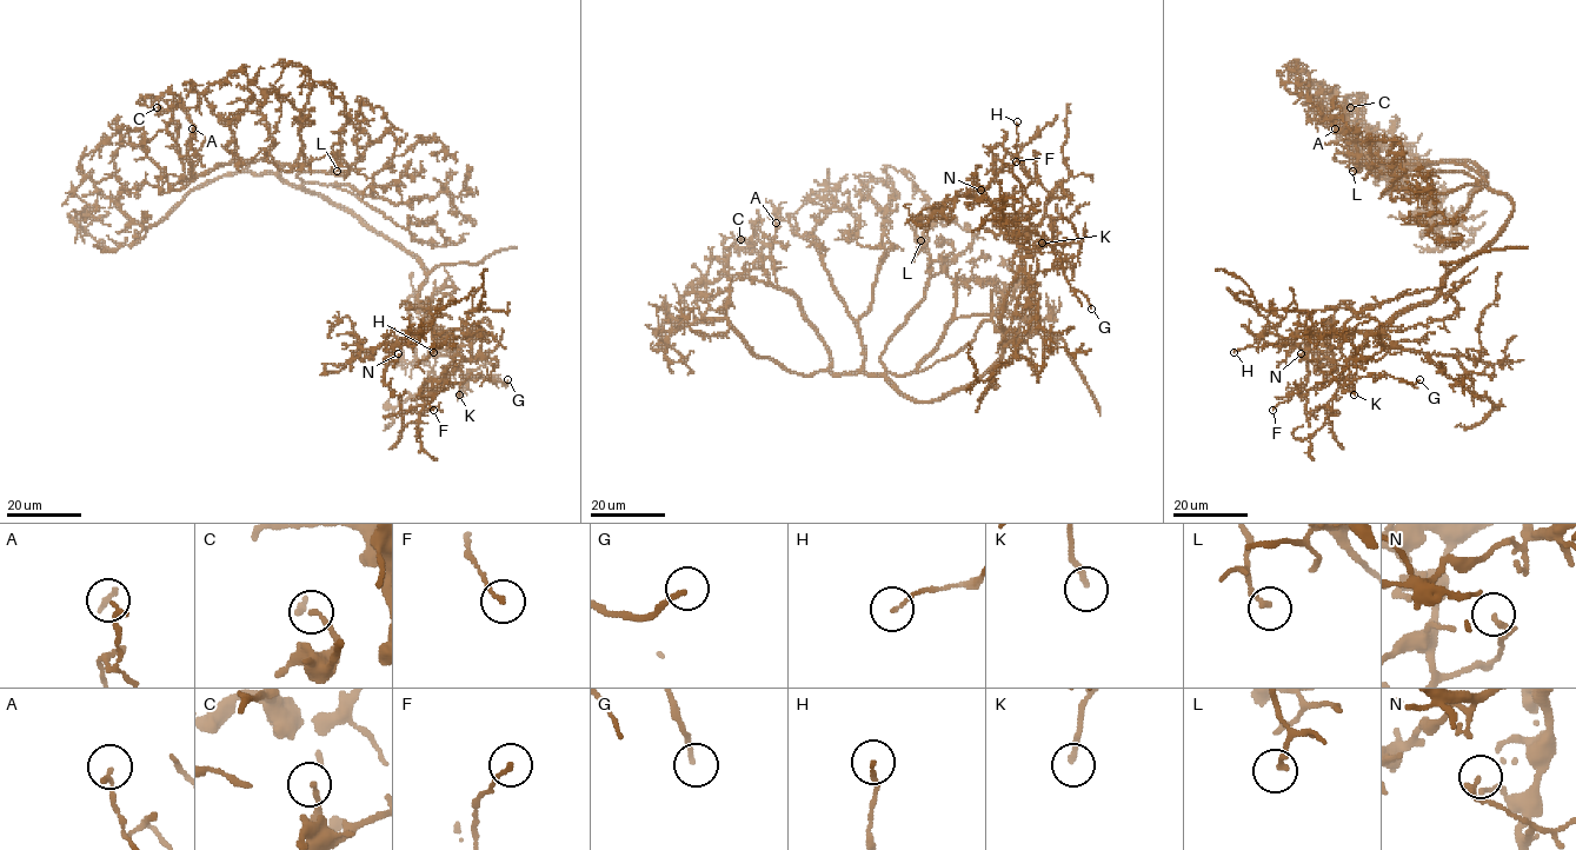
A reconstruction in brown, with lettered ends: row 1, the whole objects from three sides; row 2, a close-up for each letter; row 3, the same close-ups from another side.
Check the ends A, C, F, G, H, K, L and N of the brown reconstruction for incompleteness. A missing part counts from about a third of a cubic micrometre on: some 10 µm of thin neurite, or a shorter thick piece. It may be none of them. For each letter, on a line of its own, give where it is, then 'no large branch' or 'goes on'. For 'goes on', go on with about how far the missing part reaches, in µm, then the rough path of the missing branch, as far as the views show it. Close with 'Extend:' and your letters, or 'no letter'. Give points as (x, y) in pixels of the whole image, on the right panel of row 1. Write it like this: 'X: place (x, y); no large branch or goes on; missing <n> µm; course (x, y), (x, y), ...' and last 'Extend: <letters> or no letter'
A: place (1335, 128); no large branch
C: place (1350, 107); no large branch
F: place (1272, 410); no large branch
G: place (1420, 379); goes on; missing 7 µm; course (1420, 379), (1442, 386)
H: place (1234, 352); no large branch
K: place (1354, 394); goes on; missing 9 µm
L: place (1352, 171); no large branch
N: place (1301, 353); no large branch
Extend: G, K

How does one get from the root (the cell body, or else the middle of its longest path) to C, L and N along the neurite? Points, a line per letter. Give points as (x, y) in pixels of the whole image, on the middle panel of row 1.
C: (944, 398), (912, 400), (880, 376), (833, 374), (830, 350), (802, 304), (771, 283), (760, 257), (740, 239)
L: (944, 398), (908, 398), (886, 376), (882, 360), (886, 342), (923, 297), (930, 256), (921, 240)
N: (944, 398), (978, 380), (1010, 336), (1002, 312), (1021, 250), (996, 206), (973, 196), (981, 190)

